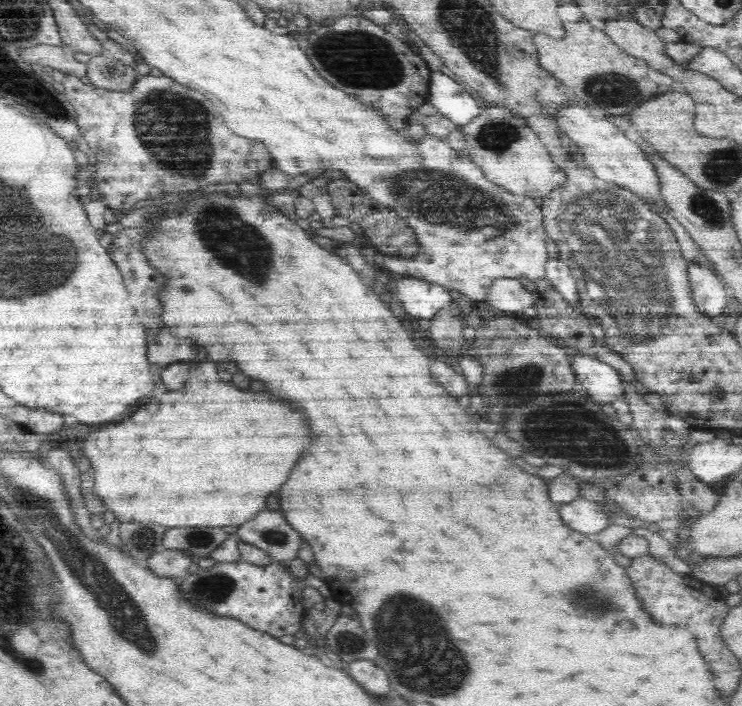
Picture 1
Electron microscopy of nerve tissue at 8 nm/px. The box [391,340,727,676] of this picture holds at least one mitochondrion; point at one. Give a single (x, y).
(568, 430)

